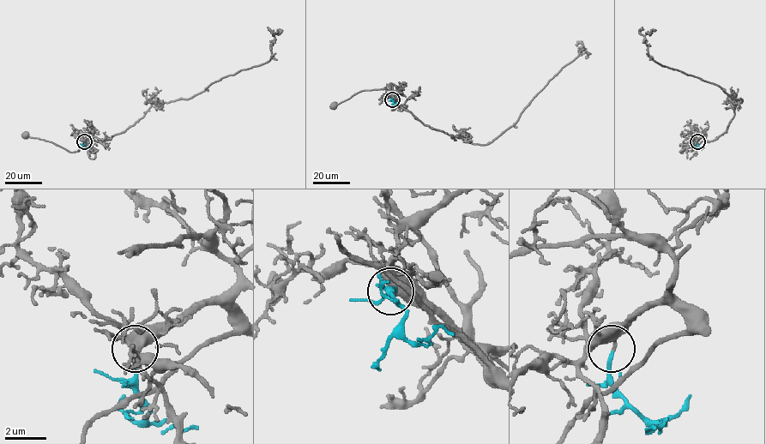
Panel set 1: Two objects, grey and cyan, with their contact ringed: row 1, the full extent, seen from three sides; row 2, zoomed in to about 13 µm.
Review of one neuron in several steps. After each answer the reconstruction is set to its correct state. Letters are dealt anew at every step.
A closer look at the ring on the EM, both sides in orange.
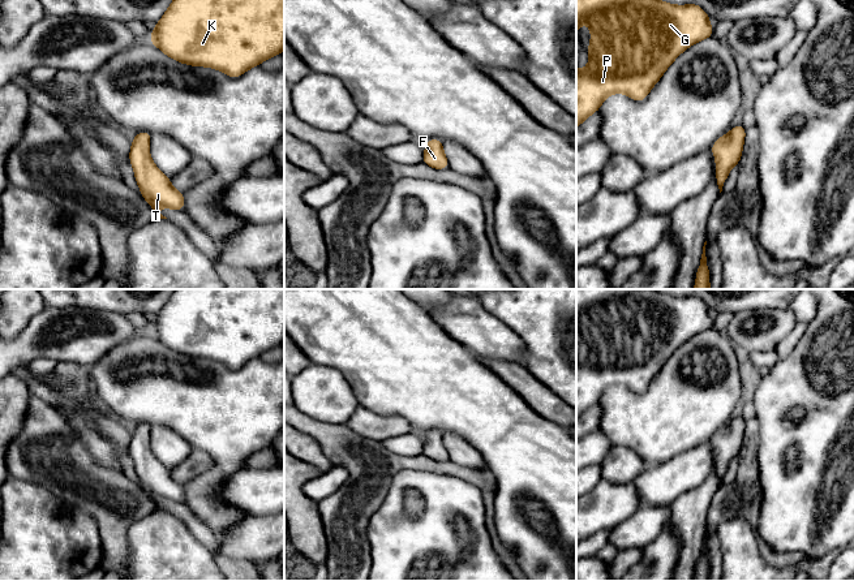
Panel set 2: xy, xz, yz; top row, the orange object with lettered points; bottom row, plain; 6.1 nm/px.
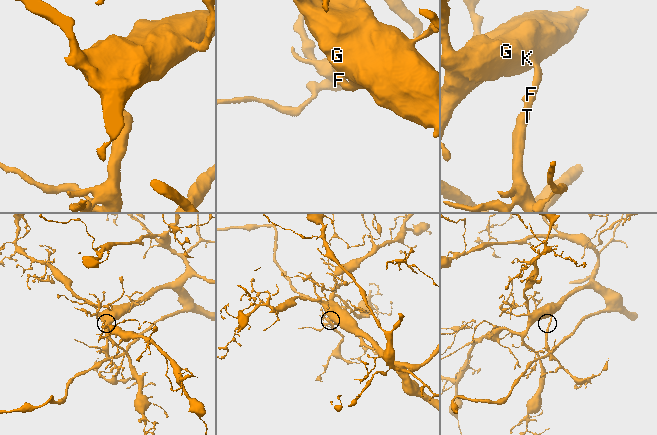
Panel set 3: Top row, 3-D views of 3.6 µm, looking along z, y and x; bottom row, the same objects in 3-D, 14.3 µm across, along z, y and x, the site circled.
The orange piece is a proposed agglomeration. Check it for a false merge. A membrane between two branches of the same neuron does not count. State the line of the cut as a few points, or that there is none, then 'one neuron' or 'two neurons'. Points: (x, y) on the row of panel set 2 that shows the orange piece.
cut none; one neuron

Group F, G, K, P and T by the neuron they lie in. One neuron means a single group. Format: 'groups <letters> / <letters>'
groups F G K P T

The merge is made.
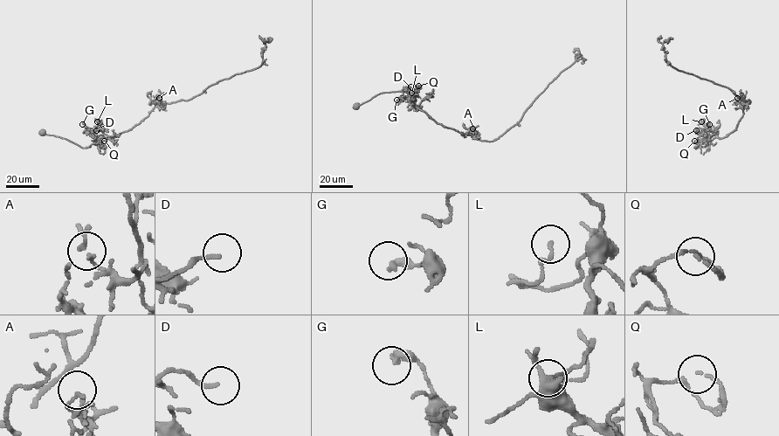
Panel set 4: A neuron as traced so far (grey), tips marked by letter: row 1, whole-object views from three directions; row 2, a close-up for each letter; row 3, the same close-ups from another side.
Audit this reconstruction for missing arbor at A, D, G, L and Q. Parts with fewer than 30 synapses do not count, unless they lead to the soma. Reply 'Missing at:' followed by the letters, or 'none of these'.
Missing at: none of these

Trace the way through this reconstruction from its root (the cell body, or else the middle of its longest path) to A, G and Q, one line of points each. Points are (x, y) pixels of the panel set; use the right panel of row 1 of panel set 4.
A: (715, 133), (701, 140), (700, 148), (713, 138), (726, 137), (736, 128), (744, 107), (737, 98)
G: (715, 133), (701, 140), (700, 148), (710, 141), (707, 135), (709, 124)
Q: (715, 133), (701, 140), (699, 148), (705, 147), (709, 141), (703, 141), (699, 144), (694, 141)

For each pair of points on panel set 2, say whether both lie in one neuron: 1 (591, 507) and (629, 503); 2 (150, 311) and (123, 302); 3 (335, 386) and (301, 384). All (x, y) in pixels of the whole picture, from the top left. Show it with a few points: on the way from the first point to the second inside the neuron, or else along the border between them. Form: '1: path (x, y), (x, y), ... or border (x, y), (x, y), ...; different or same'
1: path (600, 507), (619, 503); same
2: path (144, 305), (141, 302), (129, 302); same
3: path (327, 388), (309, 387); same

